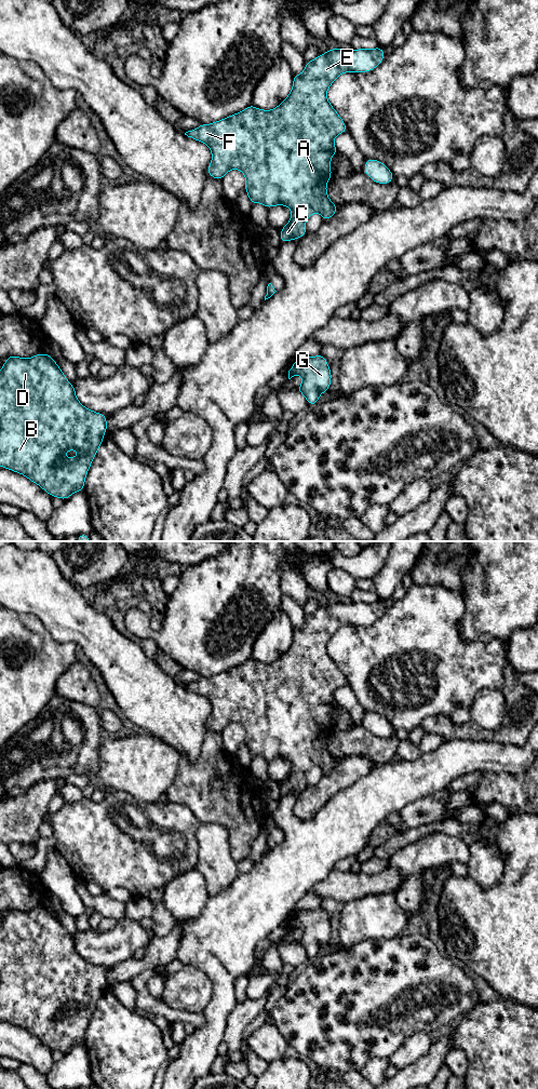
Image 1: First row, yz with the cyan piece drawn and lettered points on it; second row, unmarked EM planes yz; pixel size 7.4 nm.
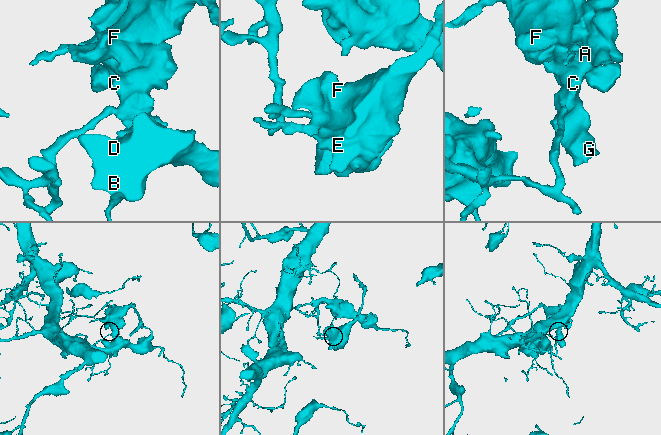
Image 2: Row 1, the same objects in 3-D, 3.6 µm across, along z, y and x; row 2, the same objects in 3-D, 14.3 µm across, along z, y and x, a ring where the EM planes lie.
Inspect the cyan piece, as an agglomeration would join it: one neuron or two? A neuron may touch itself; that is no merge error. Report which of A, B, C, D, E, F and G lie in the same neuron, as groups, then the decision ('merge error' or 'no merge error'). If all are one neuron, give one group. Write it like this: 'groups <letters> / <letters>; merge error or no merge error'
groups A C E F G / B D; merge error

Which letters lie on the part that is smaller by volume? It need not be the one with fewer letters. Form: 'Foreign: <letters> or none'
Foreign: A, C, E, F, G

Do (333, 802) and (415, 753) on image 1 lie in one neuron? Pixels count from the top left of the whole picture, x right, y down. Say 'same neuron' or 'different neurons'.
different neurons

